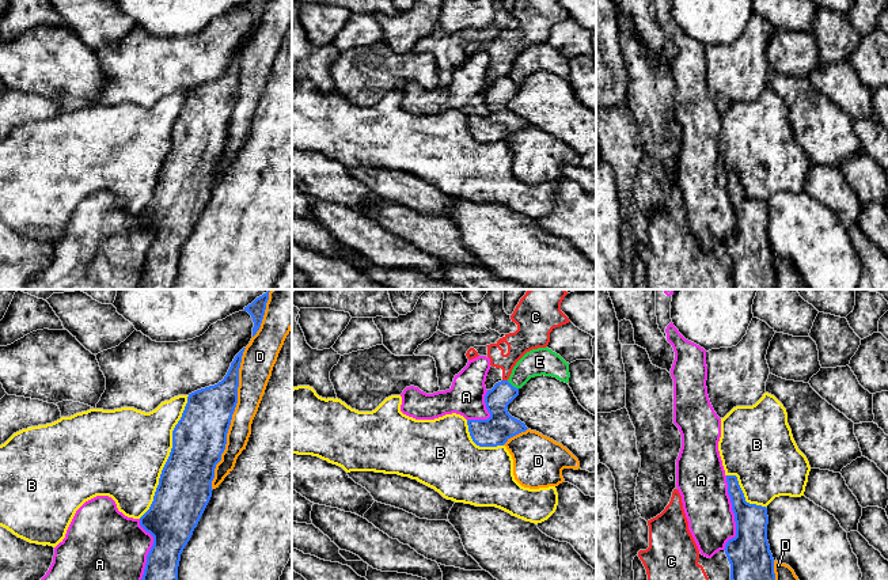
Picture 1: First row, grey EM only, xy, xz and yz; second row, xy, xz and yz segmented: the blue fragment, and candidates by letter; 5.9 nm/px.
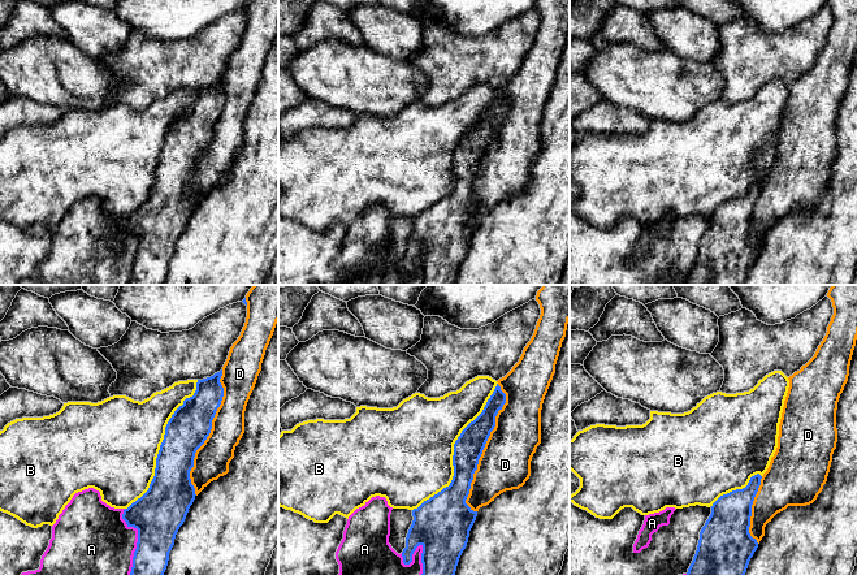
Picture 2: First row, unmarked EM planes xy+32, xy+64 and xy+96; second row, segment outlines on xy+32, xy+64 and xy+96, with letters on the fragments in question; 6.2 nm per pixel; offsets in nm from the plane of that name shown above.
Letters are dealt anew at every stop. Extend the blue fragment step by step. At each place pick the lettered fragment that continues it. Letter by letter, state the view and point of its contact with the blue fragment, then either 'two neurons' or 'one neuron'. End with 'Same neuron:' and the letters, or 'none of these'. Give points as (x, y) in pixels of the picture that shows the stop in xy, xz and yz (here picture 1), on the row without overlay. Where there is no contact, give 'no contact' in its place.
A: contact yz (733, 208); two neurons
B: contact xy (169, 152); two neurons
C: contact xz (505, 76); two neurons
D: contact xy (231, 114); two neurons
E: contact xz (511, 80); two neurons
Same neuron: none of these

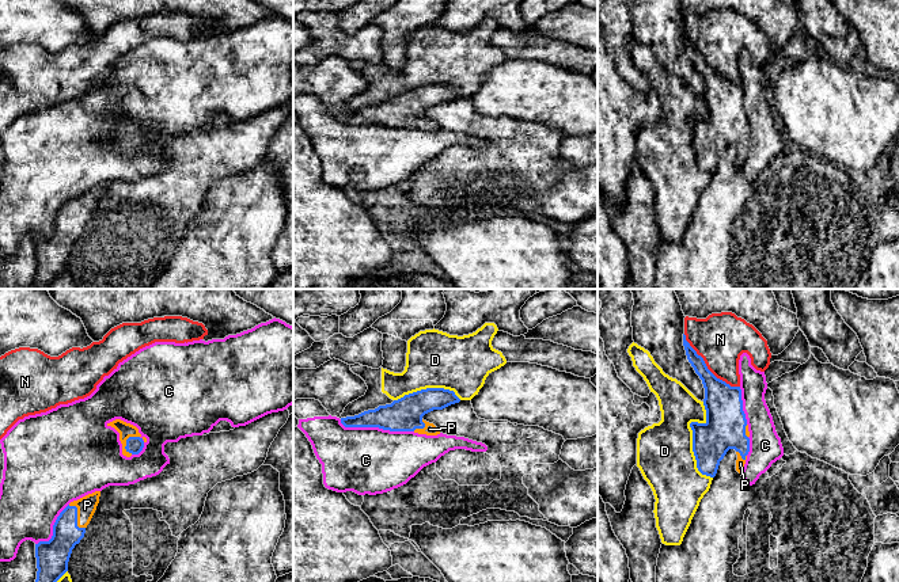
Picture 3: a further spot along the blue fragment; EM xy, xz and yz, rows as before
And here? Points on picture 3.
C: contact xz (376, 122); two neurons
D: contact yz (693, 133); two neurons
N: contact yz (706, 63); two neurons
P: contact xy (76, 212); one neuron
Same neuron: P

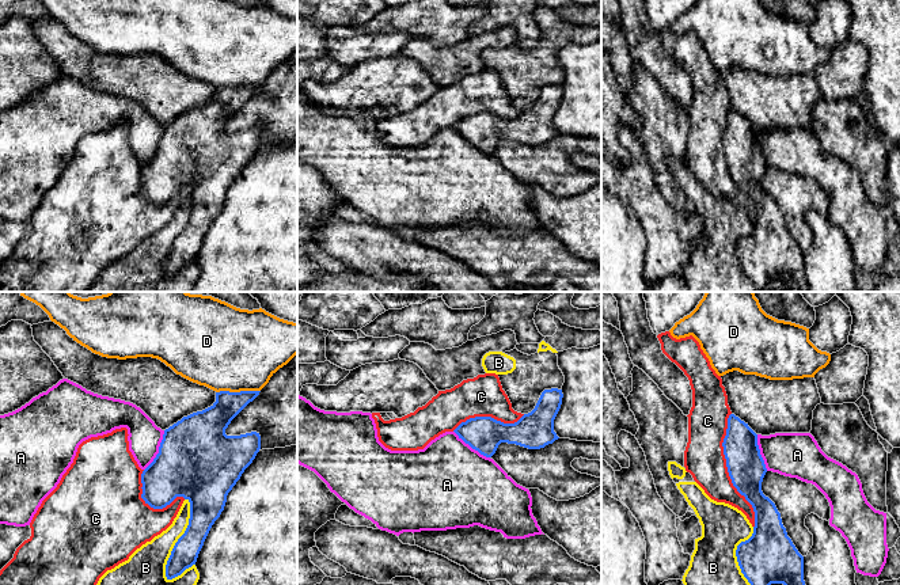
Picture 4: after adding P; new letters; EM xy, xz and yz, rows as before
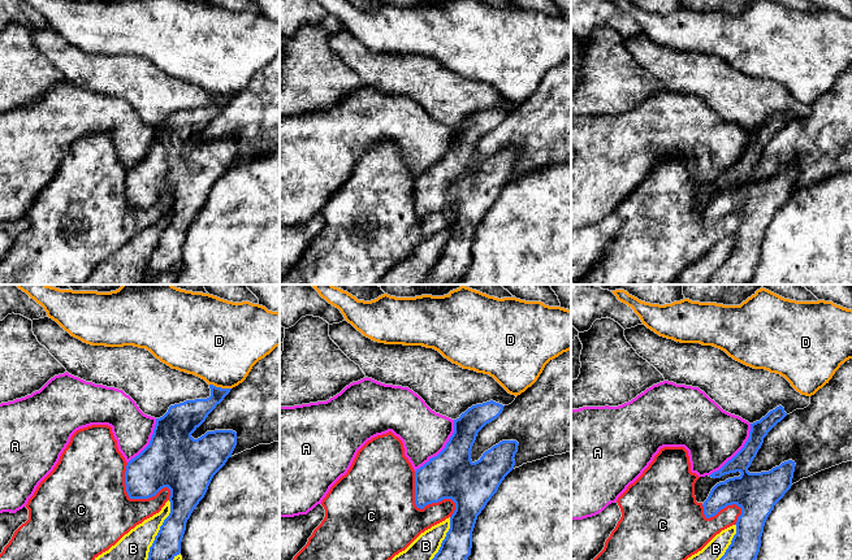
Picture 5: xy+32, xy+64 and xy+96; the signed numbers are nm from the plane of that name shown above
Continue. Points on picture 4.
A: contact xy (159, 147); two neurons
B: contact xy (178, 235); two neurons
C: contact yz (728, 166); two neurons
D: contact xy (238, 88); two neurons
Same neuron: none of these

